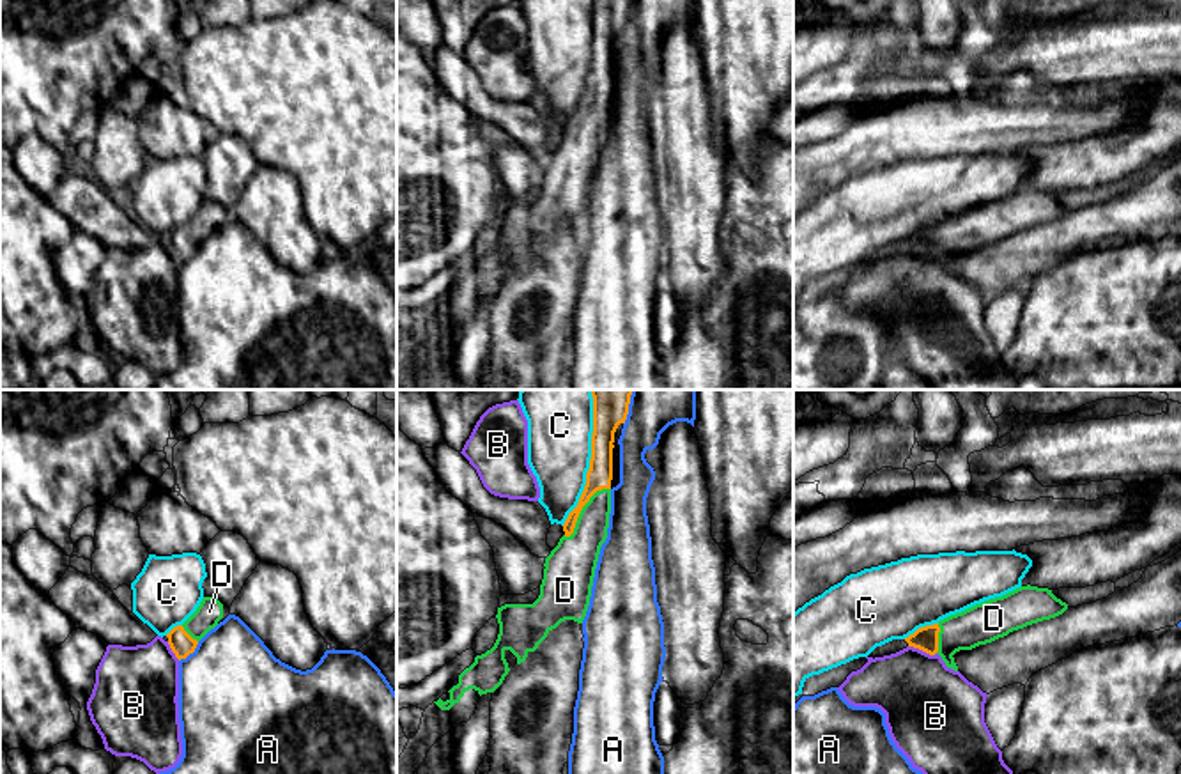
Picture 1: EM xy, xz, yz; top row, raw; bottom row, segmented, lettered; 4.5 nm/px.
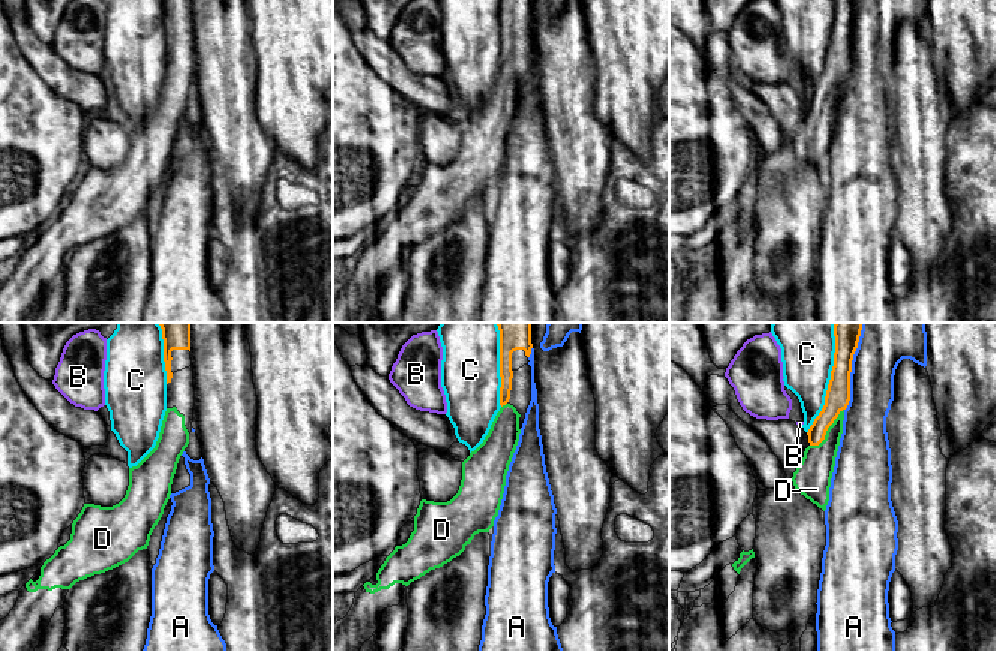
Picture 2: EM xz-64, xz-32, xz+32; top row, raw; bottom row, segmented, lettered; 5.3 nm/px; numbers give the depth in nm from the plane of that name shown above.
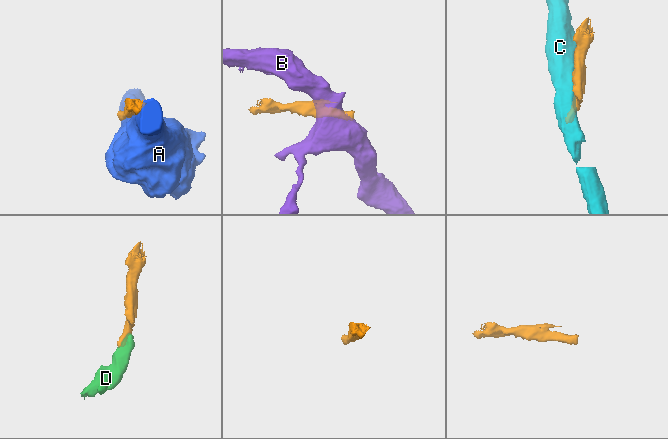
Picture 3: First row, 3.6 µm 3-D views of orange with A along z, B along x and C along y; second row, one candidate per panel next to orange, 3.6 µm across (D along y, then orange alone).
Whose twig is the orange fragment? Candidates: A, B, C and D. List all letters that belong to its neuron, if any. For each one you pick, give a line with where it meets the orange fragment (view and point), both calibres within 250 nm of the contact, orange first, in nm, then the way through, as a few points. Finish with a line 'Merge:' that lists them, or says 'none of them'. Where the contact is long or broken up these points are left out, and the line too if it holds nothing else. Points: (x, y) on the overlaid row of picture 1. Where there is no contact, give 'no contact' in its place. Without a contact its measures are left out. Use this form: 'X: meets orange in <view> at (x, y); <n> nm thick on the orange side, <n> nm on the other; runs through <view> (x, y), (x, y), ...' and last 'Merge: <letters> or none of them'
D: meets orange in xz at (581, 509); 120 nm thick on the orange side, 220 nm on the other; runs through xz (599, 477), (597, 491), (581, 509), (581, 544), (572, 562)
Merge: D

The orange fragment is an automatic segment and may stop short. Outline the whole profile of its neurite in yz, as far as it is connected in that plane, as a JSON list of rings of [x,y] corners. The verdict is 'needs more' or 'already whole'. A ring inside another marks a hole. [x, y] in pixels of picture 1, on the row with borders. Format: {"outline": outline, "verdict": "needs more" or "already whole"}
{"outline": [[[1027,584],[921,627],[905,641],[930,655],[938,654],[947,668],[958,671],[953,657],[956,652],[992,643],[1013,631],[1055,618],[1066,609],[1068,604],[1052,590]]], "verdict": "needs more"}

